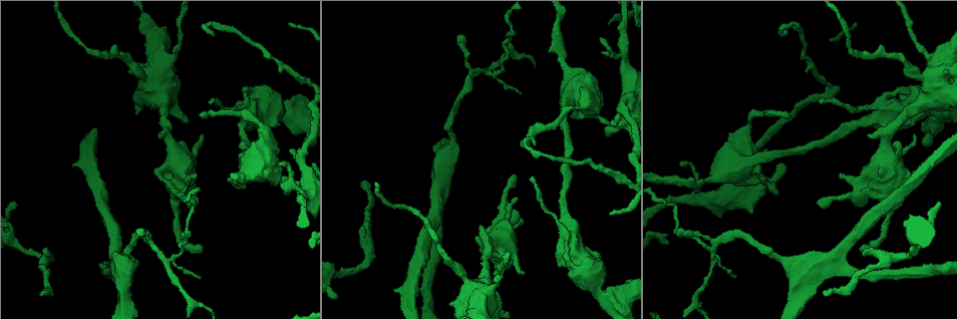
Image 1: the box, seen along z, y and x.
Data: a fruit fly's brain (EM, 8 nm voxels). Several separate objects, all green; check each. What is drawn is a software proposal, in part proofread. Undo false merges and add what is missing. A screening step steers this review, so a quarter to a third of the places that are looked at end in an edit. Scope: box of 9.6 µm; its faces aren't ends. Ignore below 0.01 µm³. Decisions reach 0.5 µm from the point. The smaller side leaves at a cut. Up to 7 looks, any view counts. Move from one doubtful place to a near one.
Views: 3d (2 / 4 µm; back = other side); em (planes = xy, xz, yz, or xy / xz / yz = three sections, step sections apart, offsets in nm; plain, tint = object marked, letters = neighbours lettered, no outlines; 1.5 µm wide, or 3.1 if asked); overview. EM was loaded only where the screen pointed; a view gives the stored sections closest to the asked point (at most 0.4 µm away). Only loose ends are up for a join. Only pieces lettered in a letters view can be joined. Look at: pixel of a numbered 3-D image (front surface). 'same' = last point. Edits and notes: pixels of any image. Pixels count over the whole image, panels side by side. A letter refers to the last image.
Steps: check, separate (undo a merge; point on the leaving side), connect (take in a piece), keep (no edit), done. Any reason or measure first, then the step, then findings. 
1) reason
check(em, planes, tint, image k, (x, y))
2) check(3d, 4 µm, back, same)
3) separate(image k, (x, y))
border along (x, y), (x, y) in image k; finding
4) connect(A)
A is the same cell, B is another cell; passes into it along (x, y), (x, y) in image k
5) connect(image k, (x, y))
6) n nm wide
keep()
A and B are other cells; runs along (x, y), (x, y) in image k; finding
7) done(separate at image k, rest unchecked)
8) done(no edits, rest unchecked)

narrows sharply
check(3d, 2 µm, image 1, (765, 180))

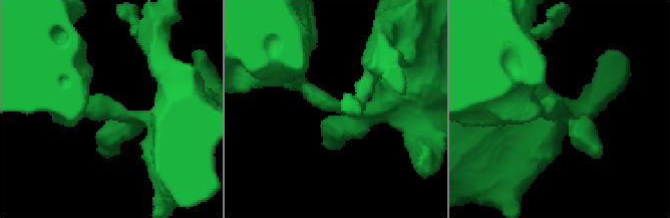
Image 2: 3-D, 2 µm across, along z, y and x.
now the EM
check(em, xz, step 8, letters, image 2, (124, 114))

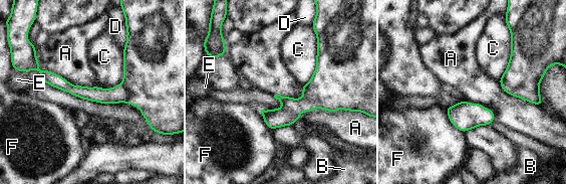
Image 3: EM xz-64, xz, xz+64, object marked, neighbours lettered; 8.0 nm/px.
20 nm wide
separate(image 3, (156, 75))
A, B, C, D, E and F are other cells; border along (121, 82), (129, 93), (124, 102) in image 3; a second cell is stuck on

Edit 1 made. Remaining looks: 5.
check(overview)

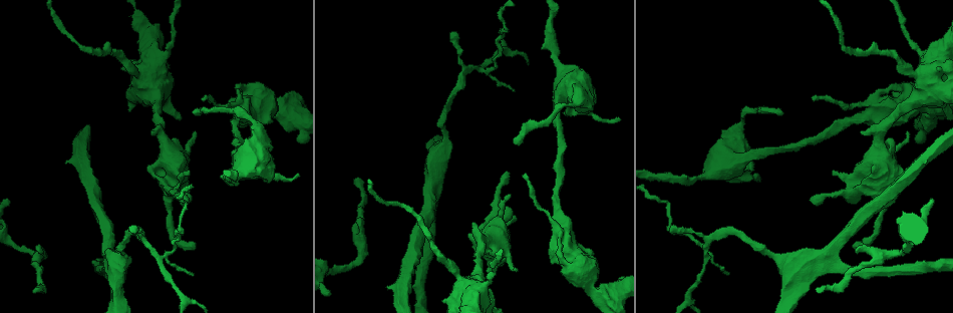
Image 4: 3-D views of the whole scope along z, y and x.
an open end
check(em, planes, plain, image 4, (513, 90))

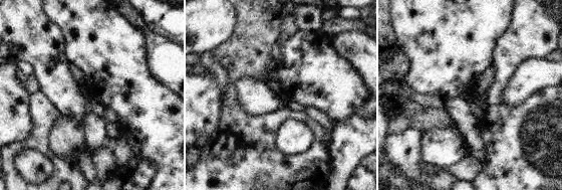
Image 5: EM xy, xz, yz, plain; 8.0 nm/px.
check(em, planes, letters, same)

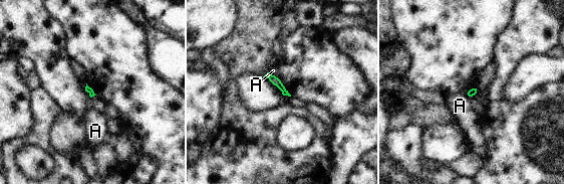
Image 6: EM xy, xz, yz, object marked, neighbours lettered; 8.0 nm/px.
A touches over 90 nm
keep()
A is another cell; border along (268, 71), (277, 77) in image 6; none of them fits

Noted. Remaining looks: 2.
free end
check(3d, 4 µm, image 4, (819, 291))

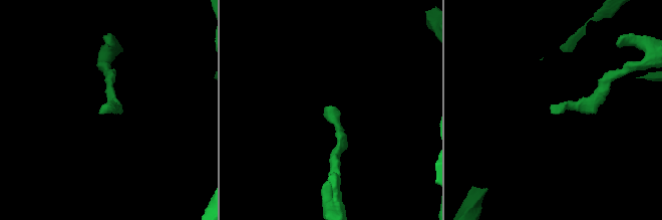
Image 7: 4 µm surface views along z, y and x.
check(em, xz, step 8, letters, image 7, (325, 107))

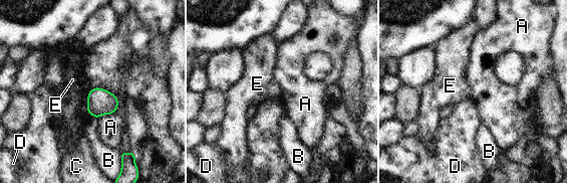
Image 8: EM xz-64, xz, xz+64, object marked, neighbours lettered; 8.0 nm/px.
keep()
A, B, C, D and E are other cells; border along (118, 99), (113, 113), (97, 119) in image 8; no lettered piece goes on from it

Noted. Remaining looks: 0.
done(separate at image 3, rest unchecked)

